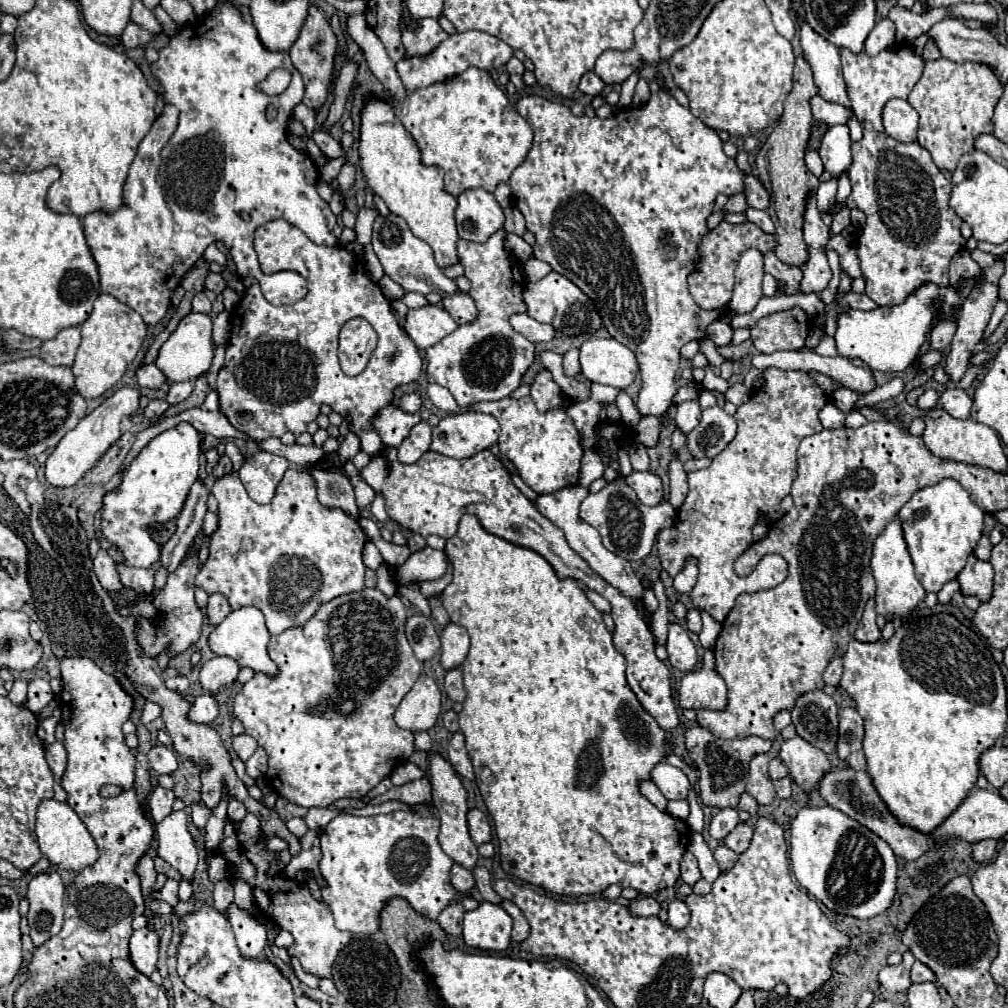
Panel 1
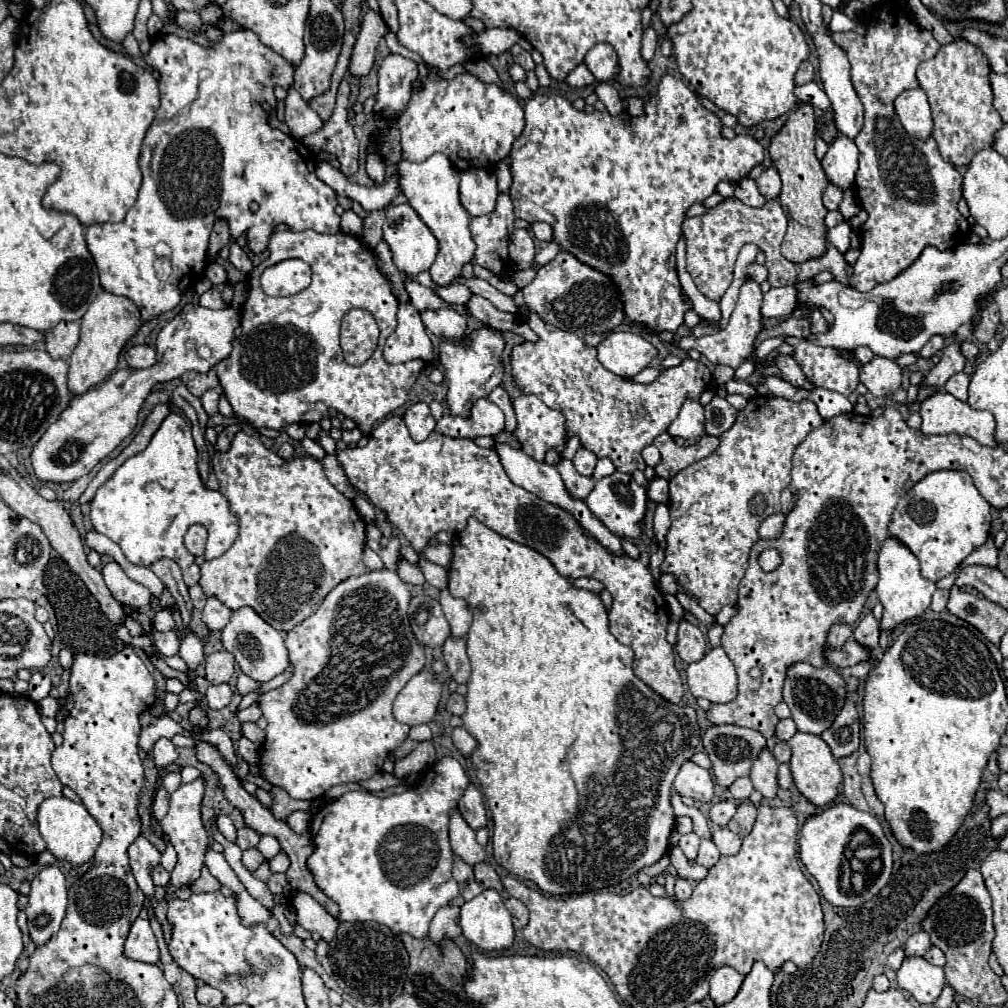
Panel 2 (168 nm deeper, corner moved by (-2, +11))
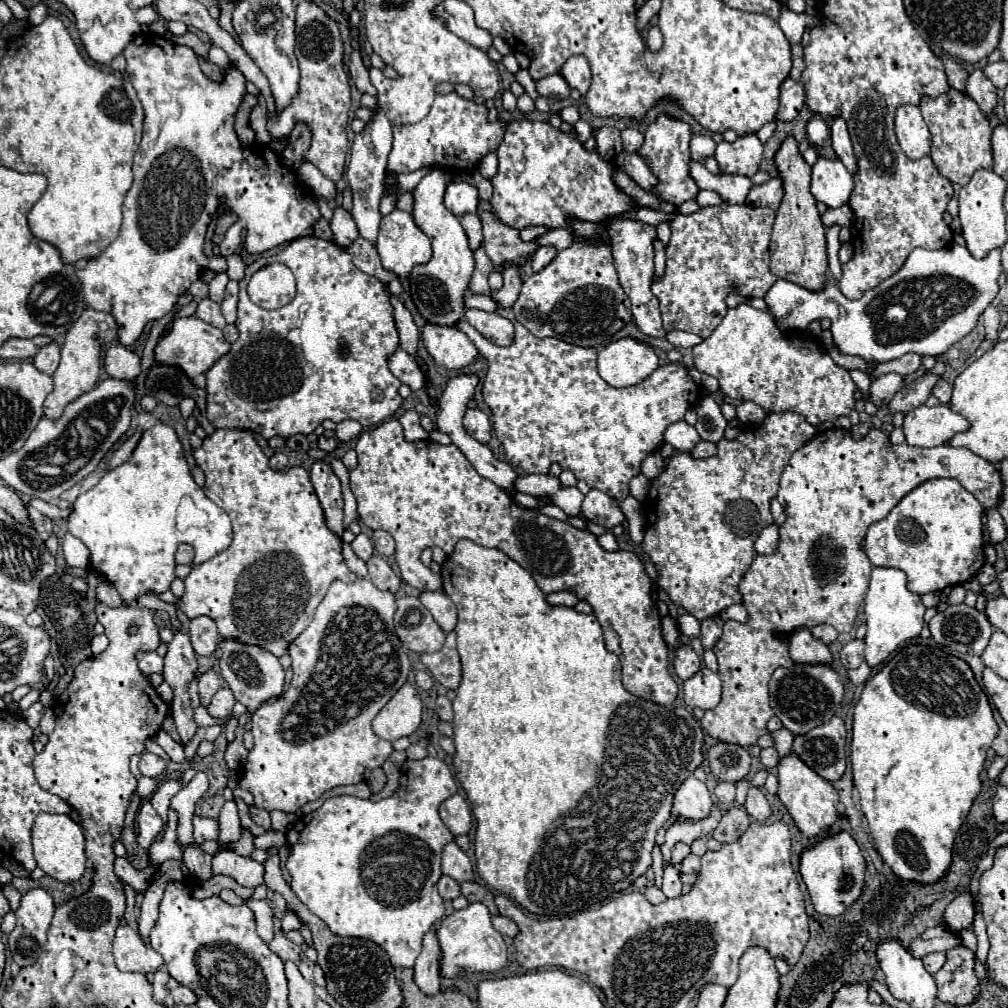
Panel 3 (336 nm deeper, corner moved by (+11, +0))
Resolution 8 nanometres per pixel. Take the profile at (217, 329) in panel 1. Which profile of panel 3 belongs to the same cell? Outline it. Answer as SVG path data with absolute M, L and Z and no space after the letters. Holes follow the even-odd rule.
M218 273L212 281L210 281L210 299L212 301L216 301L216 303L220 303L222 299L224 299L224 287L226 287L226 283L228 283L228 275L226 273Z

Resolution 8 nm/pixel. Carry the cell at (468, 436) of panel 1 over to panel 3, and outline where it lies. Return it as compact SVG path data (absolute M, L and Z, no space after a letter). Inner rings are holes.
M468 409L464 415L464 427L468 431L468 435L472 435L476 441L480 443L488 443L490 441L490 433L492 433L492 425L486 413L482 413L480 409Z

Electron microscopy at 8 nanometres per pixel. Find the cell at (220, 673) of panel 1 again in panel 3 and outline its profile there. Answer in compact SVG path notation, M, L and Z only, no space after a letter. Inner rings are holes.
M204 671L200 677L198 677L198 693L200 693L200 701L204 707L208 707L210 699L214 697L214 693L222 687L222 679L218 673L214 671Z

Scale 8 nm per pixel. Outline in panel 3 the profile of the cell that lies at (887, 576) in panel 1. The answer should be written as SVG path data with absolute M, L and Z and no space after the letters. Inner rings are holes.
M874 567L870 587L864 601L866 613L866 663L870 667L882 665L900 645L908 643L912 637L920 635L922 631L922 617L926 607L922 605L920 597L906 587L906 575L894 567Z

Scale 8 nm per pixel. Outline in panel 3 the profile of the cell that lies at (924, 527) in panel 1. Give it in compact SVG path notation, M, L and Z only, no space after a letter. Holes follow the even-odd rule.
M930 479L912 489L882 521L870 525L864 539L864 551L876 567L896 567L908 575L908 589L924 595L942 591L944 587L960 585L972 579L984 565L982 541L982 505L956 479Z

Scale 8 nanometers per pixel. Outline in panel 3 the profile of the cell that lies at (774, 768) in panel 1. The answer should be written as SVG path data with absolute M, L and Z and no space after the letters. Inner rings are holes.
M768 747L768 749L762 749L762 753L760 753L760 761L762 761L762 765L766 767L766 769L774 769L776 765L778 765L778 751L774 749L774 747Z

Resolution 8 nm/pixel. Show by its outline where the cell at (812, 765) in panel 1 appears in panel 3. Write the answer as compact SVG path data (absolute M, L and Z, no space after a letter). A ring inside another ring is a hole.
M788 753L786 757L780 759L778 781L780 781L778 799L784 803L784 807L792 815L796 827L806 837L814 837L814 835L822 833L824 829L828 829L836 821L836 817L838 817L838 809L836 809L838 807L838 793L836 793L836 789L826 779L820 779L820 775L816 775L816 771L812 771L798 755Z

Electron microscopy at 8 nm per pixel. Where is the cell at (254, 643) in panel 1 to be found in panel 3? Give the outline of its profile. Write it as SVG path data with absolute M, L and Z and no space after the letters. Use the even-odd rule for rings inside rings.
M222 639L218 643L220 649L220 673L226 679L228 687L232 689L236 701L244 703L248 711L256 711L268 697L280 695L282 685L284 685L284 669L280 667L278 657L274 657L270 651L256 647L256 645L246 645L240 643L238 639Z

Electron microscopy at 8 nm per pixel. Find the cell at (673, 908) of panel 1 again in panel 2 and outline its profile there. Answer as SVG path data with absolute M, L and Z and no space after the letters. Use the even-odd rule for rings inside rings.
M677 878L675 880L675 898L677 900L687 900L689 896L691 896L691 884L689 884L689 880L685 880L685 878Z

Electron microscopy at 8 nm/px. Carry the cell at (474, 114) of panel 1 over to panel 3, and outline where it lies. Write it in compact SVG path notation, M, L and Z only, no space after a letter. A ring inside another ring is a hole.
M456 91L436 95L430 113L418 123L394 127L394 145L388 157L390 173L410 173L422 167L438 167L450 177L474 171L480 159L498 149L504 139L504 125L496 119L488 121L486 105L478 105L460 97Z

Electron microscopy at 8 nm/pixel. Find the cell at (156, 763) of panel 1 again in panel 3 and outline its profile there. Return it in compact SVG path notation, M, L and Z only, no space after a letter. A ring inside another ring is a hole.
M148 751L142 753L142 759L140 759L140 771L142 771L142 775L146 775L146 777L158 777L164 771L164 767L166 767L166 761L160 759L158 755L148 753Z

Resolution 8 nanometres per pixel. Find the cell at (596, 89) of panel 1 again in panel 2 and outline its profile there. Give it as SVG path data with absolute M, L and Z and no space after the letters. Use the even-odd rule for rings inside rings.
M579 64L579 66L575 66L575 68L569 72L569 76L567 76L565 82L567 82L571 88L583 88L583 86L595 84L595 78L593 78L593 74L585 68L585 64Z

